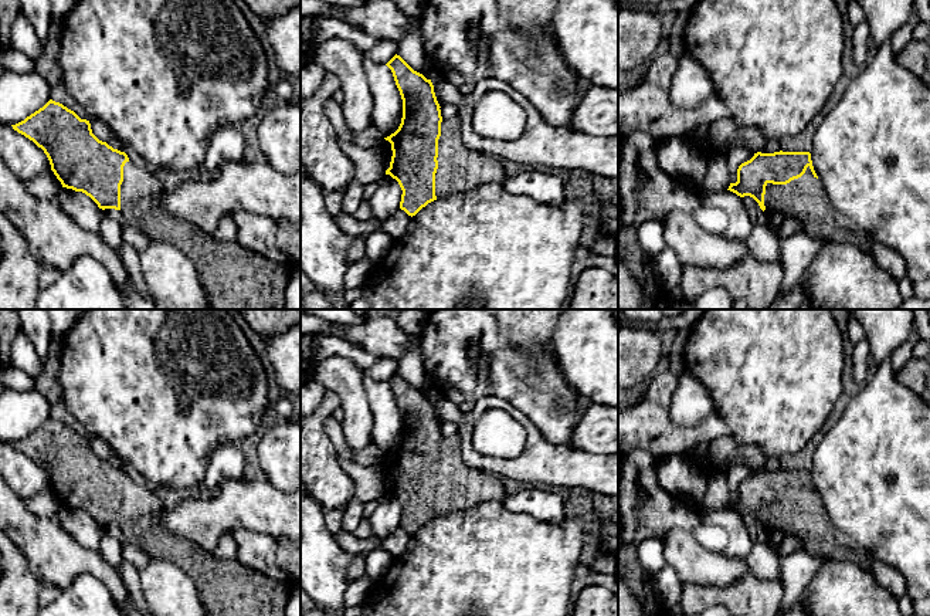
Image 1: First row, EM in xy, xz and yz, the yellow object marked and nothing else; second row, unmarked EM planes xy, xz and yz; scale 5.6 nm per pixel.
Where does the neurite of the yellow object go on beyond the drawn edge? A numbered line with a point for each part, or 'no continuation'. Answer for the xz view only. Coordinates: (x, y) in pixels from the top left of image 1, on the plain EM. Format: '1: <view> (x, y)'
1: xz (460, 486)

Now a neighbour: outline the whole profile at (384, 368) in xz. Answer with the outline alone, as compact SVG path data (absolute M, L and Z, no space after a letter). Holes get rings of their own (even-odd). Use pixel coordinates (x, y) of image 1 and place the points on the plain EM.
M379 358L379 361L367 369L367 375L376 382L387 382L397 372L397 366L397 359Z

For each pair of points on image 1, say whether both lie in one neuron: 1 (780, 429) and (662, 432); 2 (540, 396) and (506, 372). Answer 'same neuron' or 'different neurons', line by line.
1: different neurons
2: same neuron

